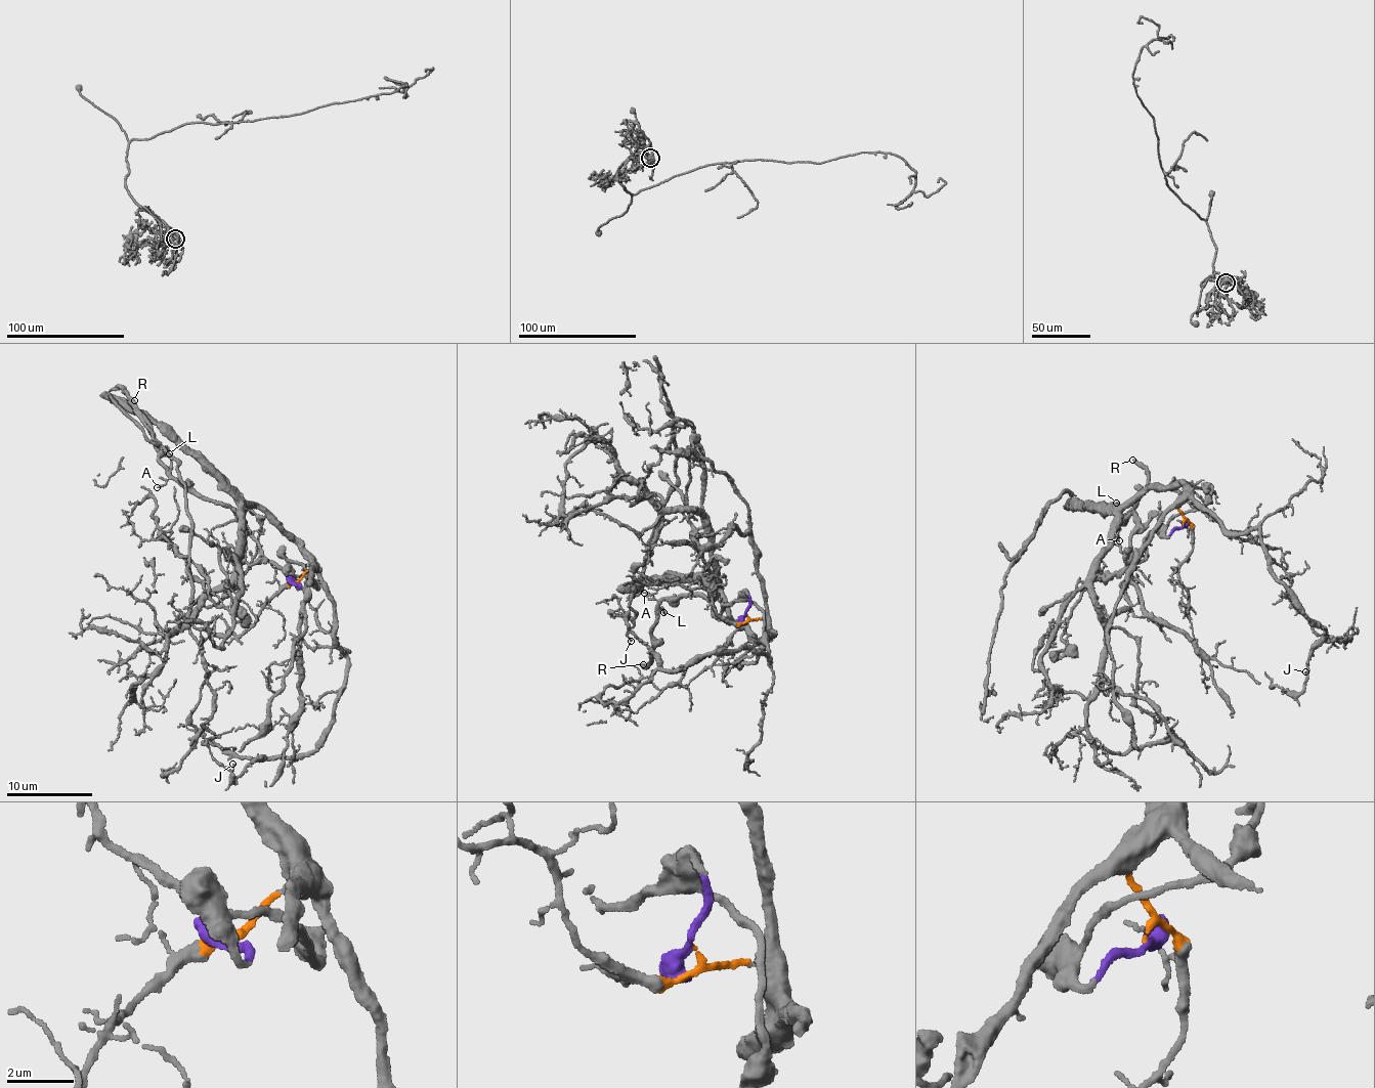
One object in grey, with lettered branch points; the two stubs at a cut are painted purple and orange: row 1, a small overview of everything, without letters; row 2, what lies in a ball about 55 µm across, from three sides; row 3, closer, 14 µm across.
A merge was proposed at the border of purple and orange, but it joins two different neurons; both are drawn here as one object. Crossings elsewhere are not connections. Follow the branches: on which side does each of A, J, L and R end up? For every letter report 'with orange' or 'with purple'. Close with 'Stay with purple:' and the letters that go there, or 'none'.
A: with purple
J: with orange
L: with purple
R: with purple
Stay with purple: A, L, R

